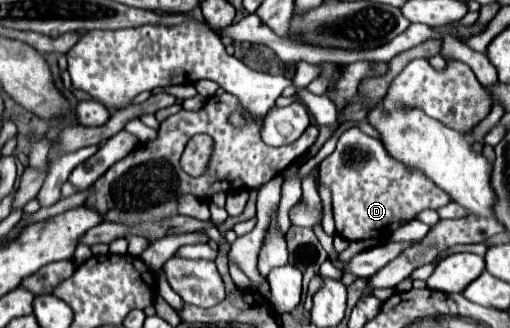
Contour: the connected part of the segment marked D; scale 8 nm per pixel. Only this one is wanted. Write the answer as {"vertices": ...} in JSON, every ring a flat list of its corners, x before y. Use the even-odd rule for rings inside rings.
{"vertices":[[349,127,341,133,337,149,319,165,319,179,333,193,335,227,347,241,389,237,381,233,389,233,395,227,409,223,423,209,443,207,451,201,445,191,439,191,435,183,429,183,431,179,395,163,379,139,365,135,357,127]]}

